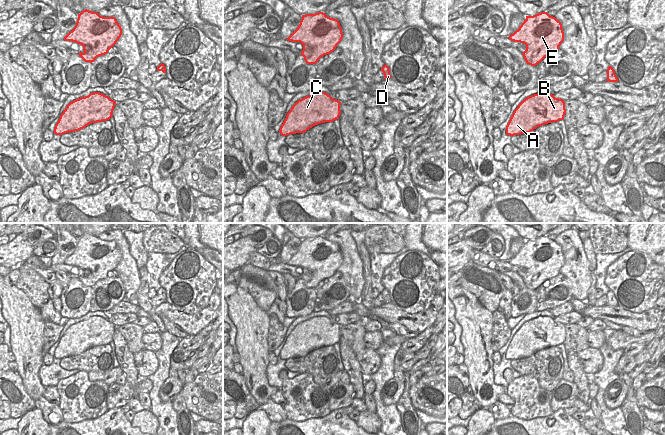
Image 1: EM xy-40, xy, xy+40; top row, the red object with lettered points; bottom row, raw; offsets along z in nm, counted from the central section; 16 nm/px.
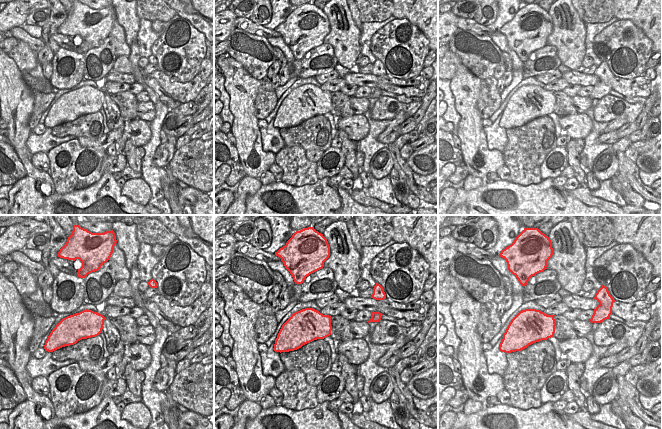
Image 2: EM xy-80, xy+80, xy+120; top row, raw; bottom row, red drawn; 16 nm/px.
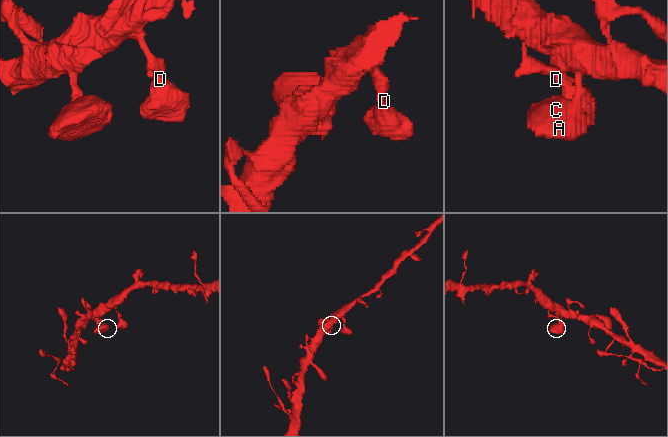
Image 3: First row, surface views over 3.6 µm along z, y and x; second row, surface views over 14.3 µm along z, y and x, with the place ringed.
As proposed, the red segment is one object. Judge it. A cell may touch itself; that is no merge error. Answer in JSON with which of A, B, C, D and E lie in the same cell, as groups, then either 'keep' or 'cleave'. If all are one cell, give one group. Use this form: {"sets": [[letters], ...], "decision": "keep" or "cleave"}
{"sets": [["A", "B", "C", "D", "E"]], "decision": "keep"}

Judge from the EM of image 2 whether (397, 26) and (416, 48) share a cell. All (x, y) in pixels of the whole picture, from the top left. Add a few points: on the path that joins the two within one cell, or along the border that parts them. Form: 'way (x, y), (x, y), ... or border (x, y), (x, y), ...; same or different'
way (395, 34), (396, 40), (403, 47), (408, 47); same

